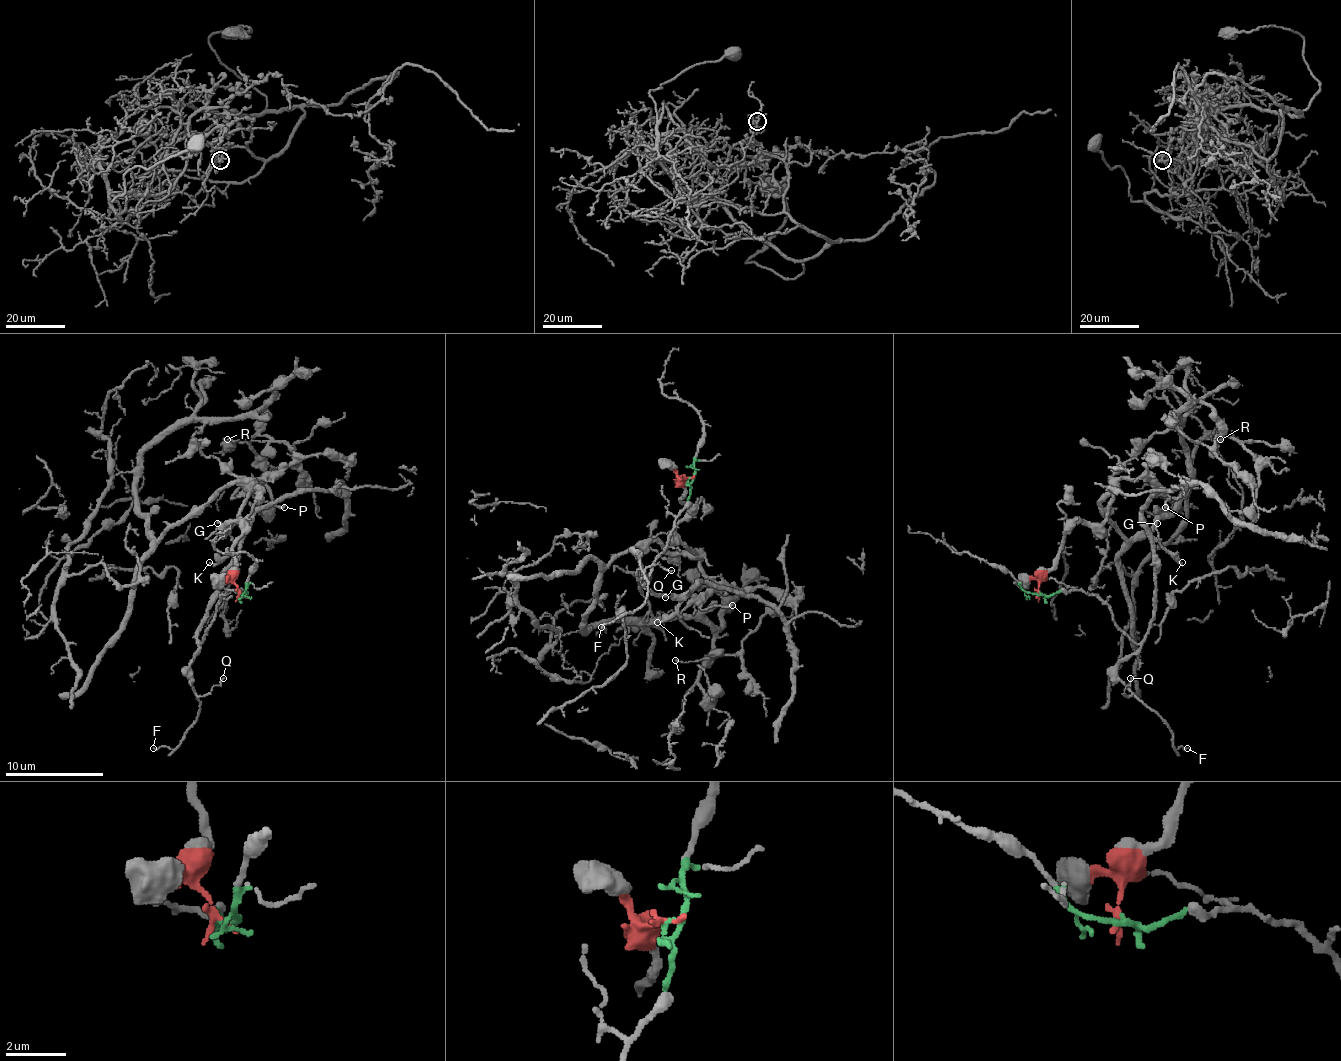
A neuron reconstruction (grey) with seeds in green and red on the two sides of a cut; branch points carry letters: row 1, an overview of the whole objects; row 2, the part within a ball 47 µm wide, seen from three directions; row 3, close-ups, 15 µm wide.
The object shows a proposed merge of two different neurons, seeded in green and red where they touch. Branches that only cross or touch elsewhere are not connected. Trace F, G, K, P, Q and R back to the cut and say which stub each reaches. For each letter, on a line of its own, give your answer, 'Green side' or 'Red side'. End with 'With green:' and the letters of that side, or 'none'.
F: Green side
G: Green side
K: Green side
P: Red side
Q: Green side
R: Red side
With green: F, G, K, Q

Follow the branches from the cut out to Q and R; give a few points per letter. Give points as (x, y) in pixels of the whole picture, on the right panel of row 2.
Q: (1037, 593), (1084, 591), (1109, 606), (1111, 620), (1138, 647), (1118, 665), (1126, 697), (1131, 677)
R: (1037, 593), (1114, 485), (1101, 510), (1128, 539), (1190, 488), (1177, 416), (1205, 402), (1219, 439)

